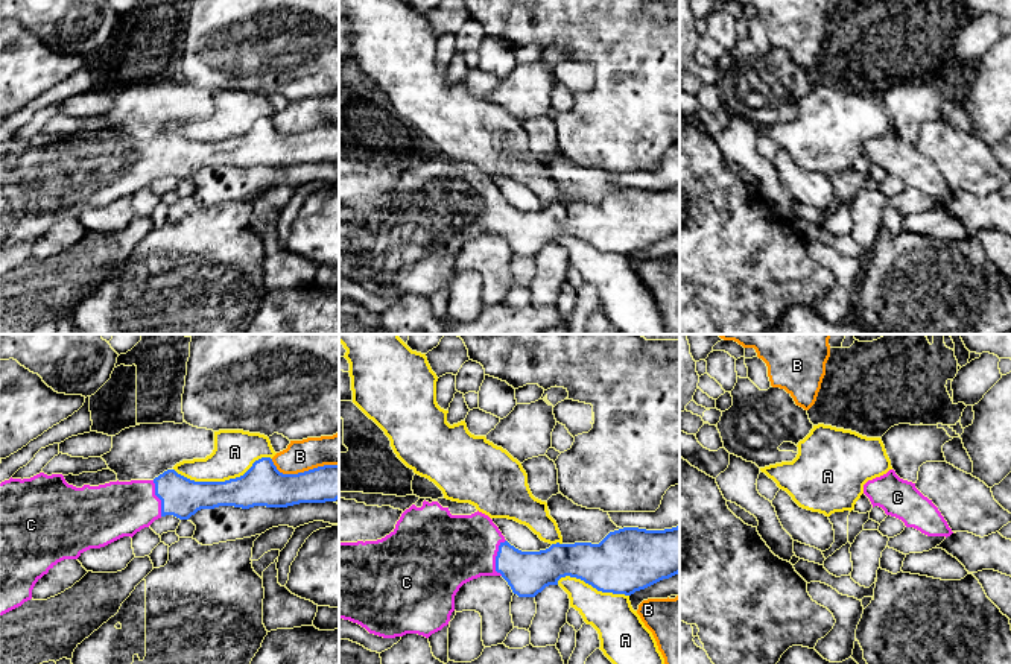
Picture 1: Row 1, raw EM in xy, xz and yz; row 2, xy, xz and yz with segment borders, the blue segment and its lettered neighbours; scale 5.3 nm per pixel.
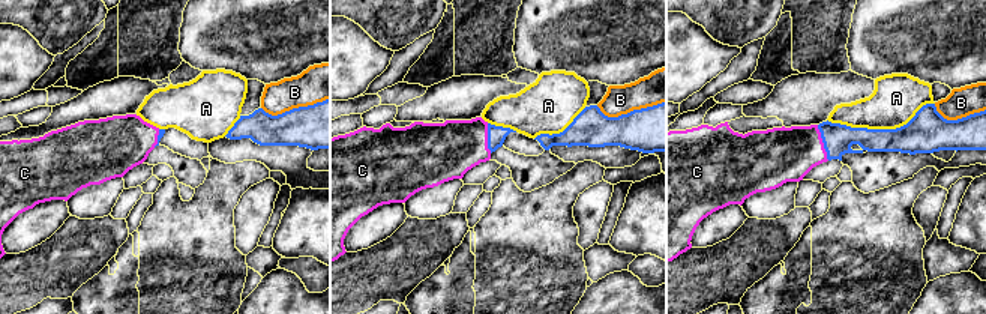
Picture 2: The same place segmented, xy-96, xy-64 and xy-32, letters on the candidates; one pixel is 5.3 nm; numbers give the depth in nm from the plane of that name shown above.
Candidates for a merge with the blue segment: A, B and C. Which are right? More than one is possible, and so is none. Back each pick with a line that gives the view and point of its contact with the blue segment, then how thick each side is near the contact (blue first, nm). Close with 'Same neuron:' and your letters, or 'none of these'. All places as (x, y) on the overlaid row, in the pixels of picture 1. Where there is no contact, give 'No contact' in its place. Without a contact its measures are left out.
C: Touches blue at xz (496, 558). Thickness 240 nm (blue) against 380 nm
Same neuron: C

